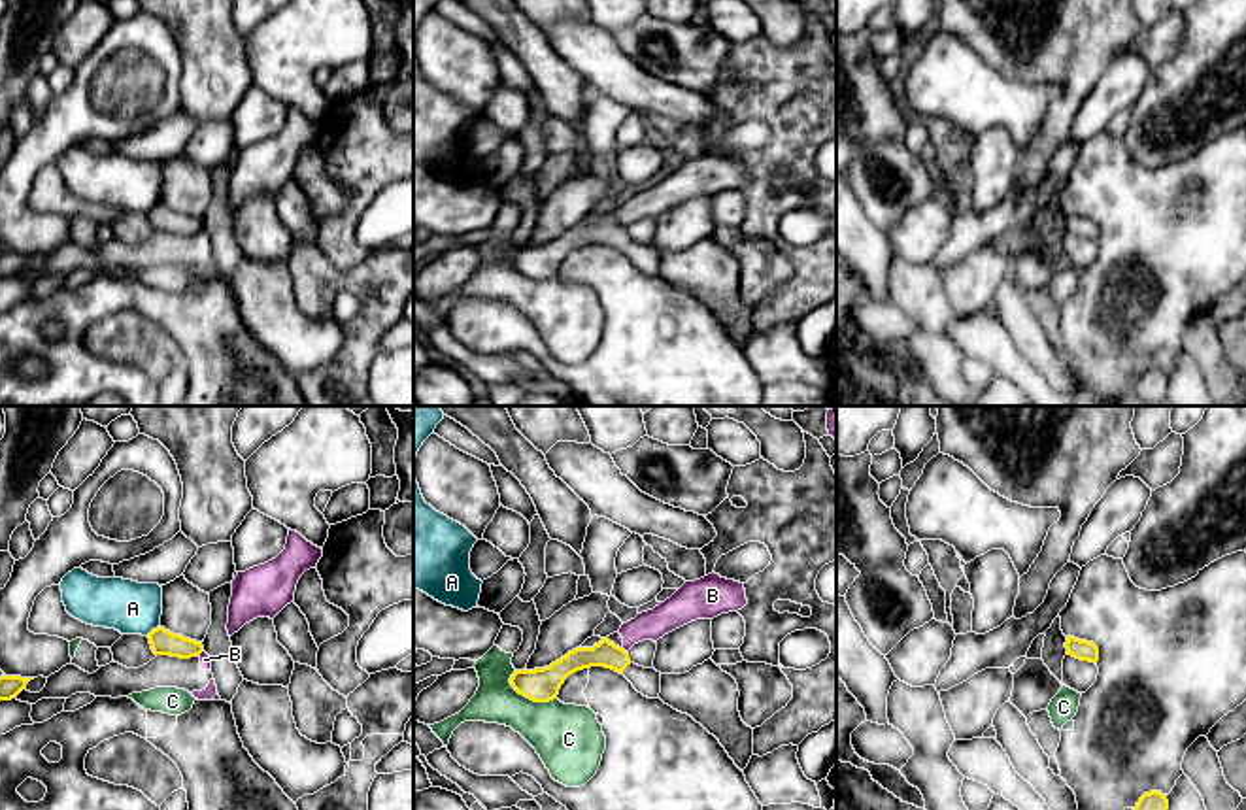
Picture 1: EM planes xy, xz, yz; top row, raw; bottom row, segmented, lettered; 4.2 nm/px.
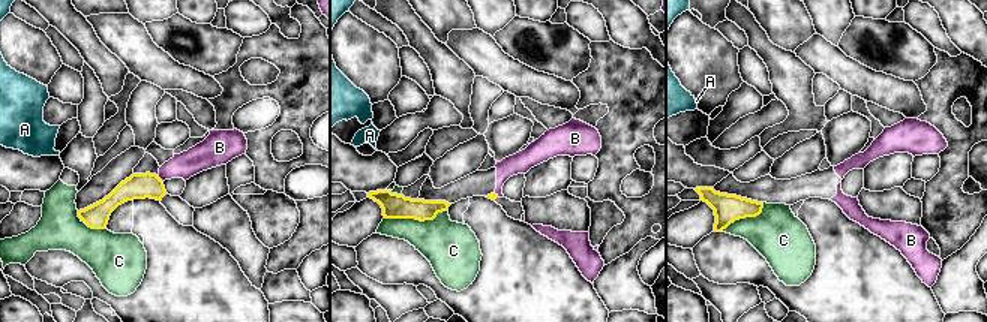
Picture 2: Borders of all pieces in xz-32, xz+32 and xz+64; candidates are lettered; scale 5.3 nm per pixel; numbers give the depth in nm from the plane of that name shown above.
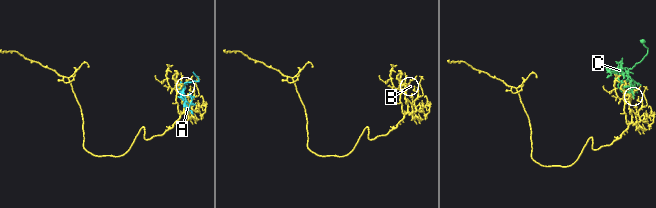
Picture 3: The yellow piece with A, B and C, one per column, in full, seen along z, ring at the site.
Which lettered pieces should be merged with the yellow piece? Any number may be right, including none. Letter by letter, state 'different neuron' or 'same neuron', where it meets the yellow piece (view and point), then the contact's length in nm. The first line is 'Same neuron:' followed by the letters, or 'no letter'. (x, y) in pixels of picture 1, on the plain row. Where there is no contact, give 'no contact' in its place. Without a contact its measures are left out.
Same neuron: no letter
A: different neuron; meets yellow in xy at (153, 206); contact 80 nm long
B: different neuron; meets yellow in xz at (623, 227); contact 40 nm long
C: different neuron; meets yellow in xz at (531, 276); contact 220 nm long

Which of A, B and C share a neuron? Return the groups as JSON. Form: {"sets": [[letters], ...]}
{"sets": [["A"], ["B"], ["C"]]}

